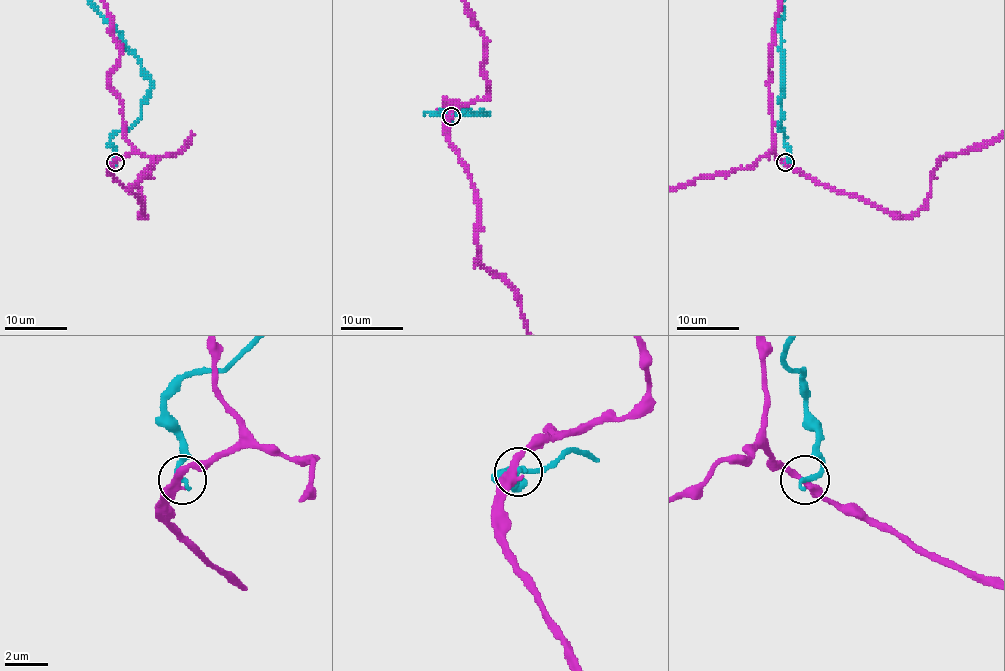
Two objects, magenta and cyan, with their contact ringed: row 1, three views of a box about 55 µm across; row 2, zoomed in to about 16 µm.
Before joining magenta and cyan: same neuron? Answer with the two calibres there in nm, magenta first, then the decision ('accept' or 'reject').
calibres 360 and 280 nm; reject

